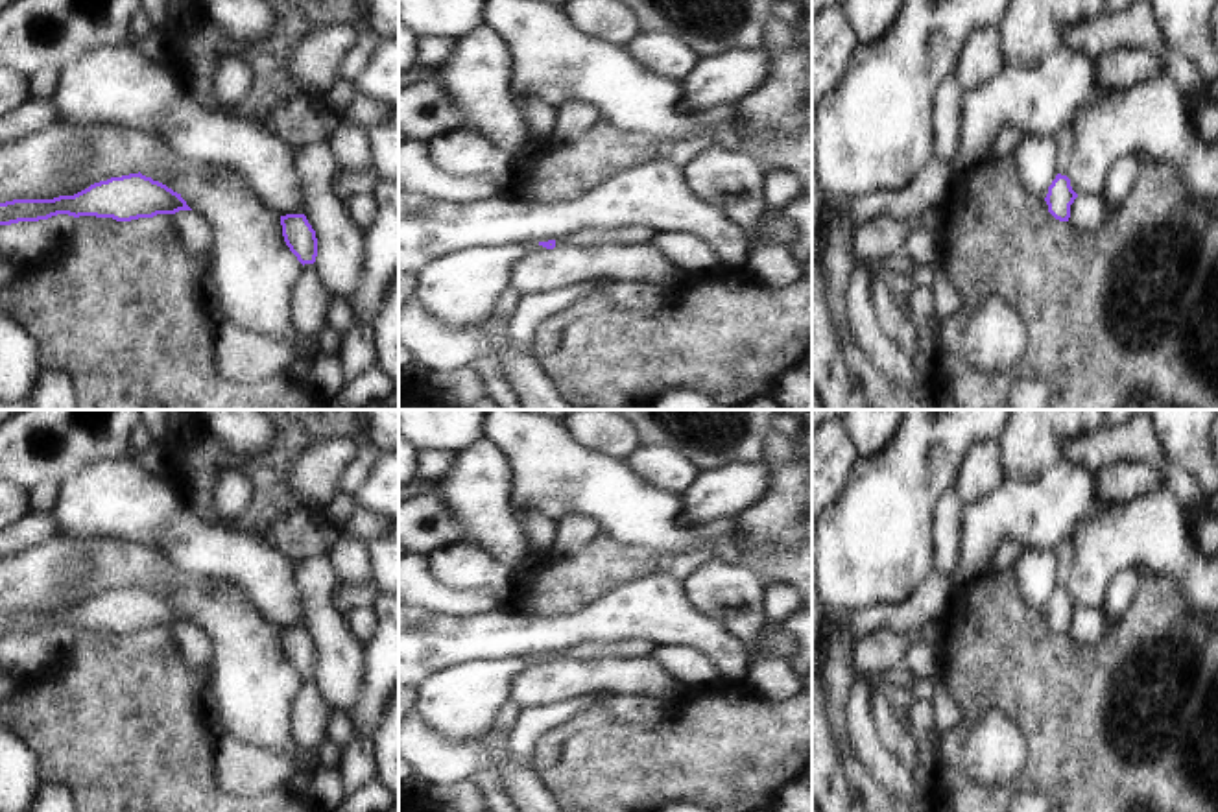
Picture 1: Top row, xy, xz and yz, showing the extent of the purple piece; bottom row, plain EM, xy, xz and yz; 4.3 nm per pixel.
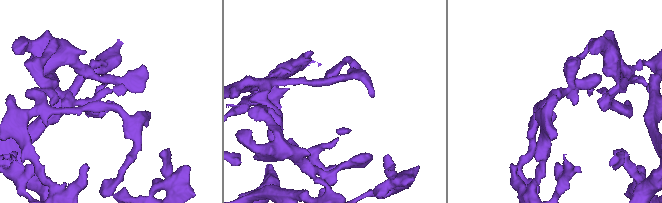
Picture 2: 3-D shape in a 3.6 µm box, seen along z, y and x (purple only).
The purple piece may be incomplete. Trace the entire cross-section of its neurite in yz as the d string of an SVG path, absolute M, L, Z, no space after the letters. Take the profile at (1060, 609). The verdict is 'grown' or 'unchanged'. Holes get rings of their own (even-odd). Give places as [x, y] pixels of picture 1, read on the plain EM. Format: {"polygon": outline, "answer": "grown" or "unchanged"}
{"polygon": "M1057 587L1052 598L1048 600L1048 607L1045 611L1048 618L1048 626L1059 633L1069 635L1070 631L1070 618L1078 607L1070 600L1070 592L1067 589Z", "answer": "unchanged"}

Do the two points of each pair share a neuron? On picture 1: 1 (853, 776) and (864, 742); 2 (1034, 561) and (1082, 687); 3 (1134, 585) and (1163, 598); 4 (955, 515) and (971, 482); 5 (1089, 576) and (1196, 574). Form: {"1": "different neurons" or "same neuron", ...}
{"1": "different neurons", "2": "different neurons", "3": "different neurons", "4": "different neurons", "5": "same neuron"}

